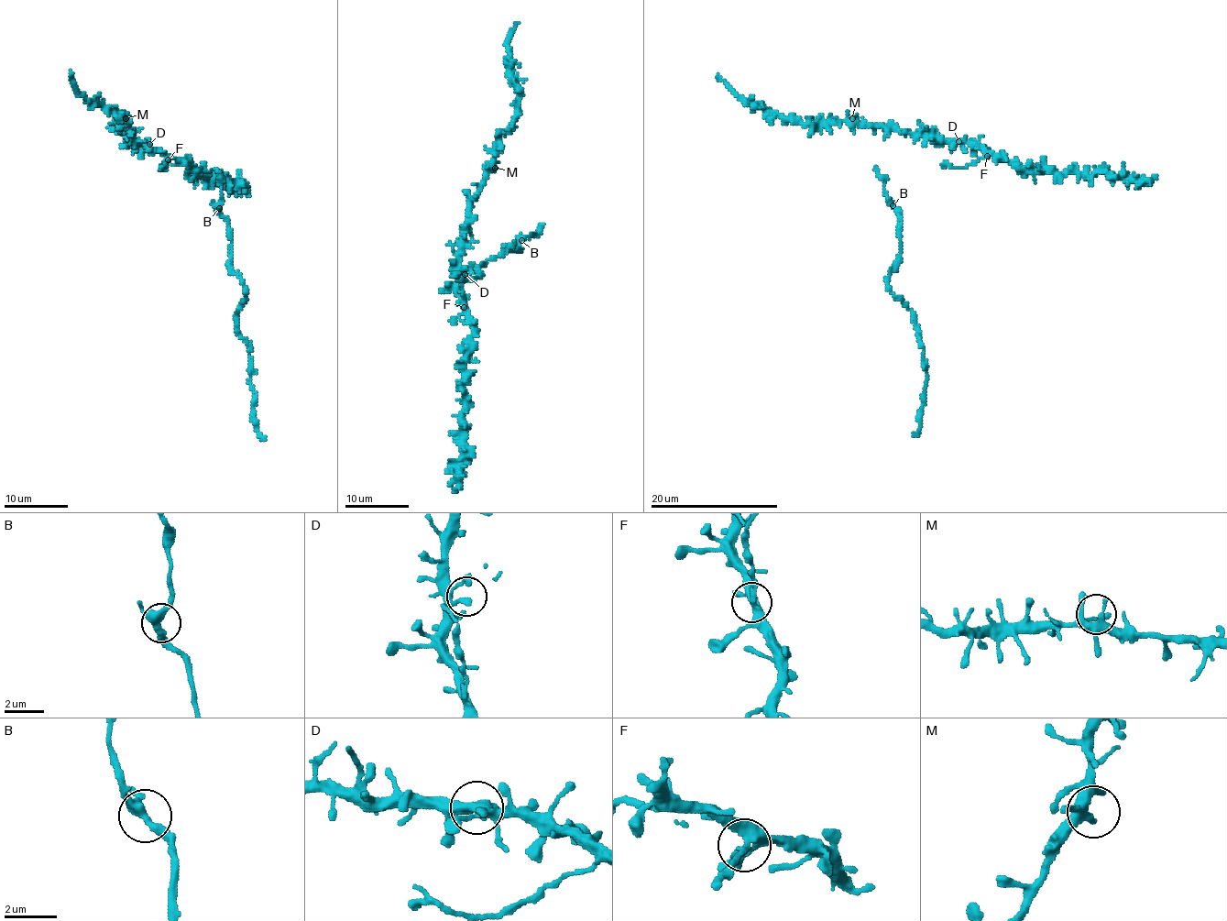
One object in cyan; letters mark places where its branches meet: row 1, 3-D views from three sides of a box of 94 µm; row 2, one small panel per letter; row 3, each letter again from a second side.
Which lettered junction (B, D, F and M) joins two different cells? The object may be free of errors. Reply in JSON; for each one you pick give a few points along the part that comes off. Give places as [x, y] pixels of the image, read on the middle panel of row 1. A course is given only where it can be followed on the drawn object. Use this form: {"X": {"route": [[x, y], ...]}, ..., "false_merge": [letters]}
{"F": {"route": [[464, 307], [464, 283], [473, 268], [470, 264]]}, "false_merge": ["F"]}

